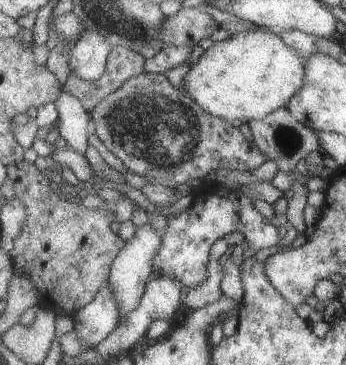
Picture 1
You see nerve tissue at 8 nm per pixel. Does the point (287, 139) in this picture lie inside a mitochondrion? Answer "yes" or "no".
yes

